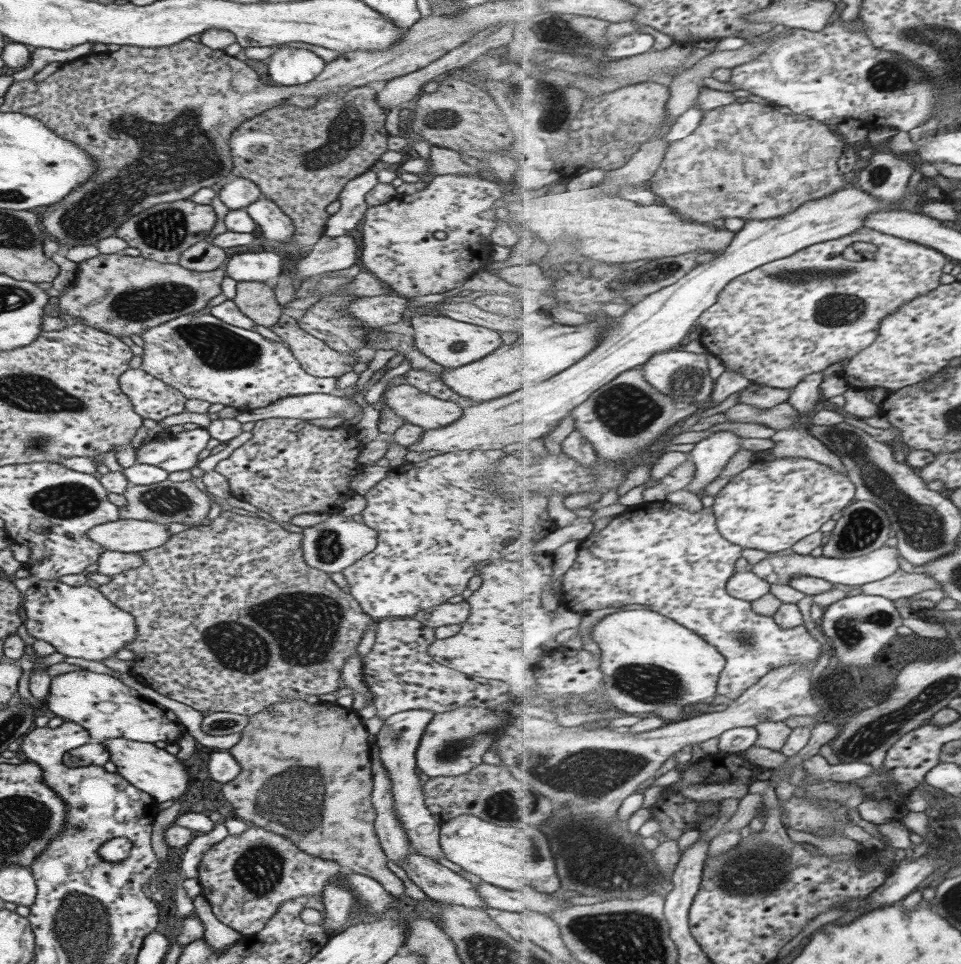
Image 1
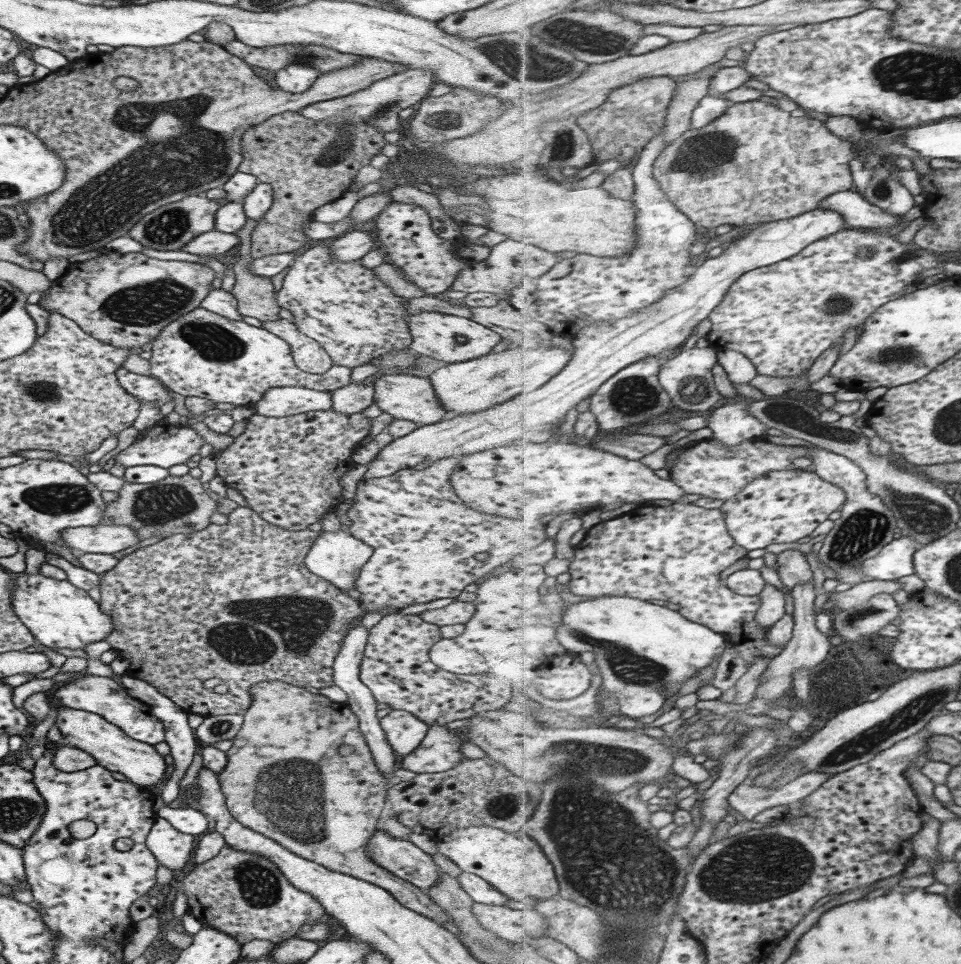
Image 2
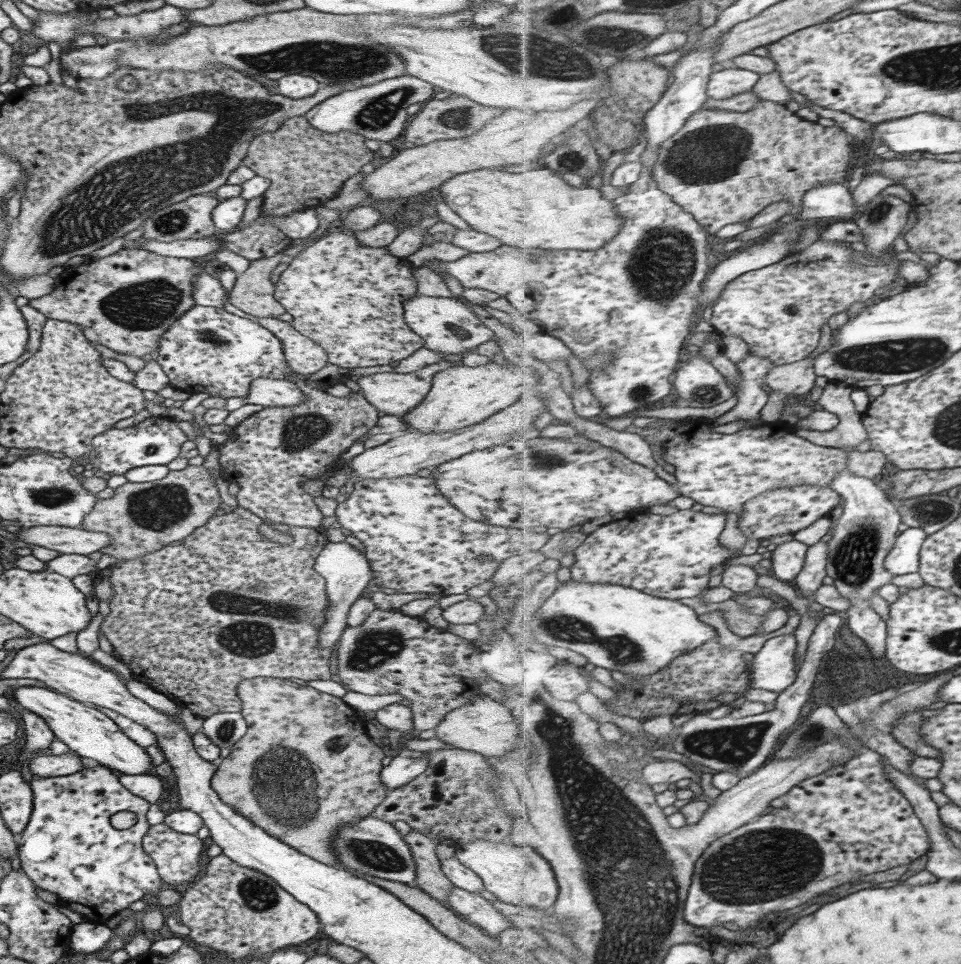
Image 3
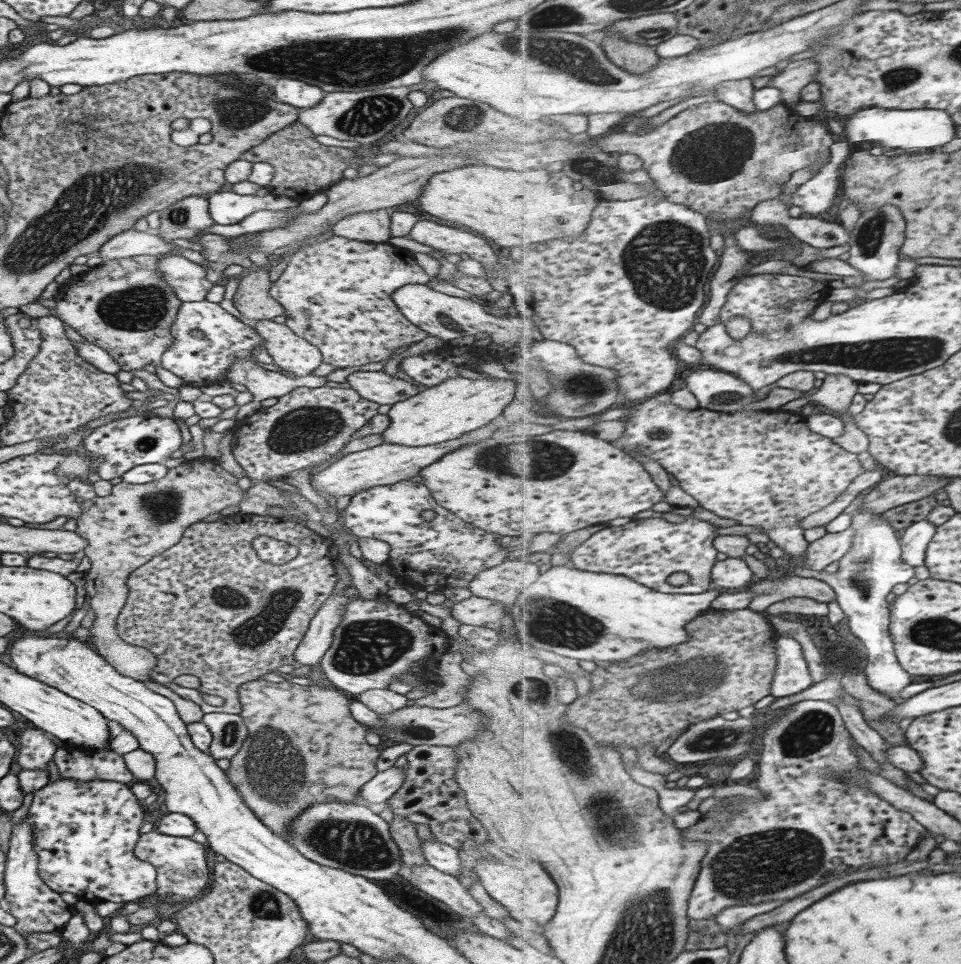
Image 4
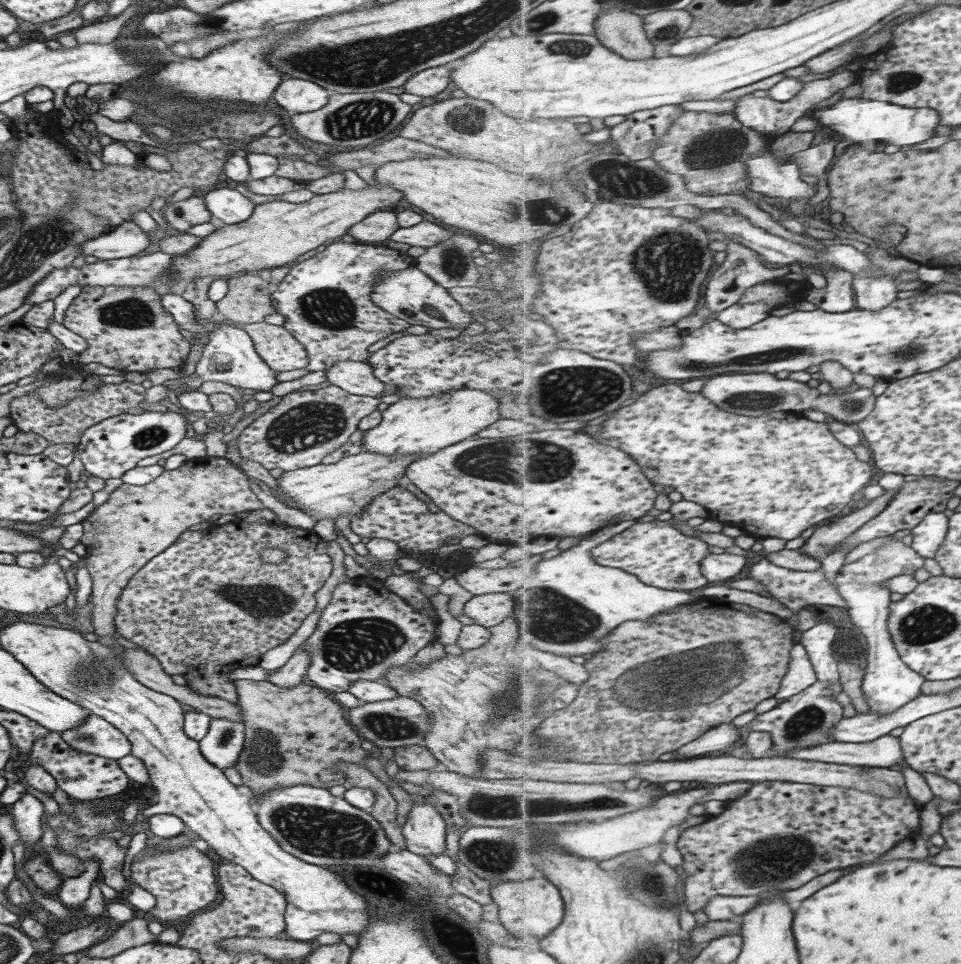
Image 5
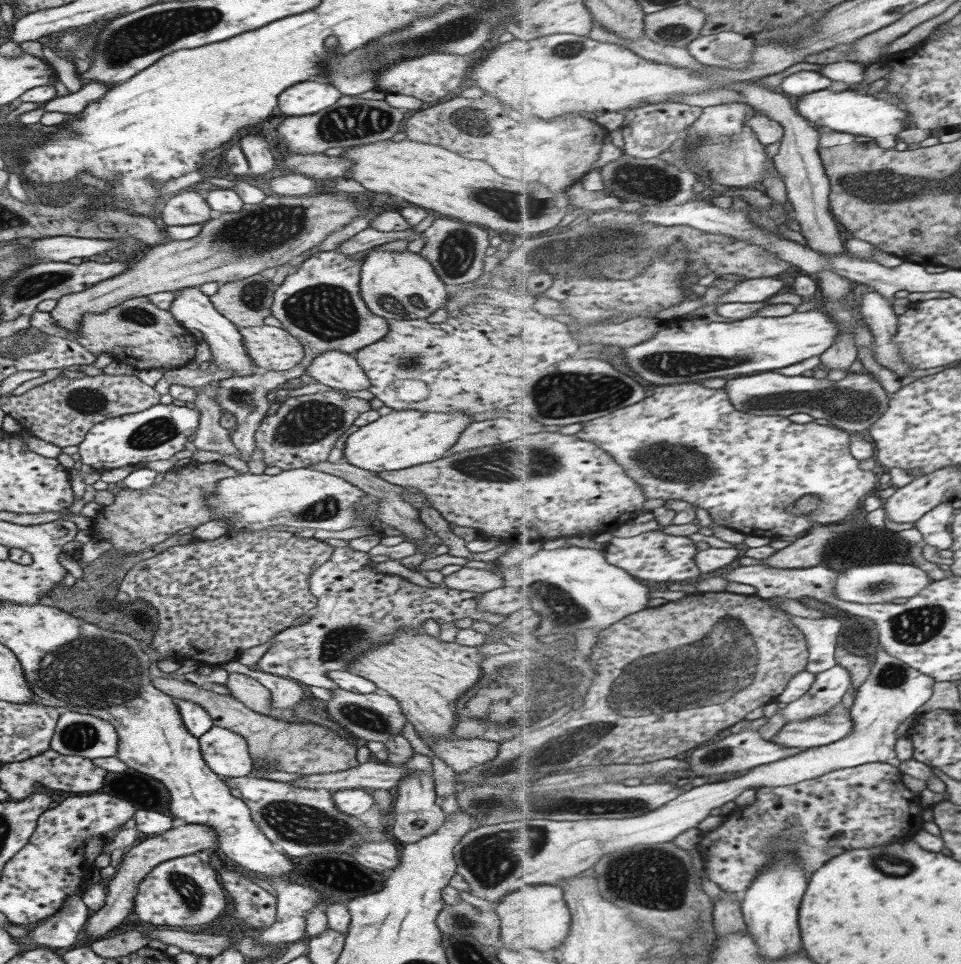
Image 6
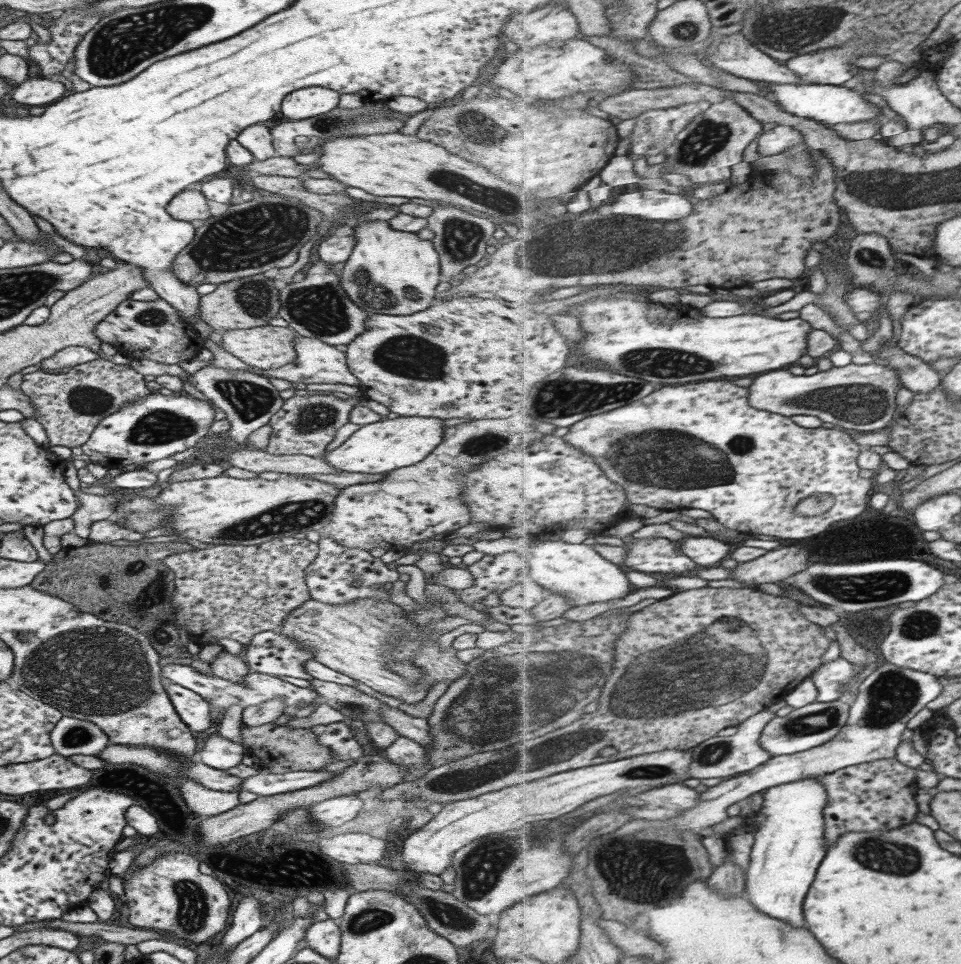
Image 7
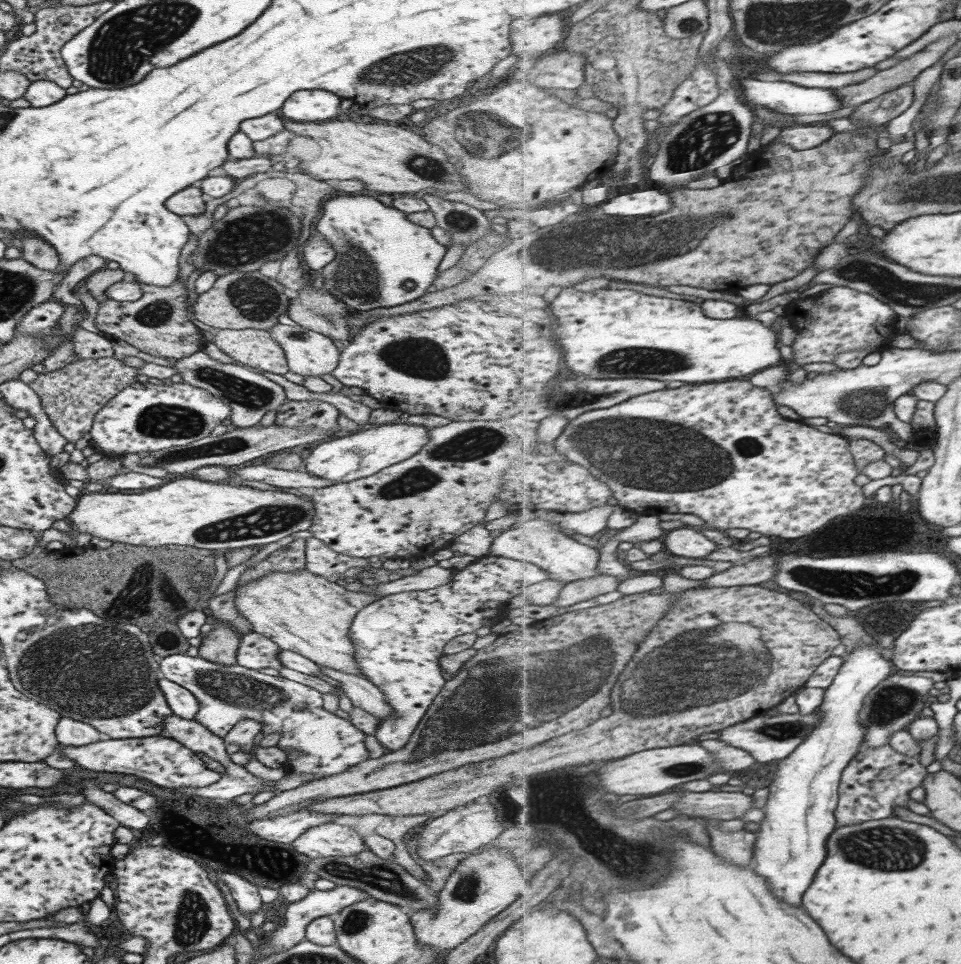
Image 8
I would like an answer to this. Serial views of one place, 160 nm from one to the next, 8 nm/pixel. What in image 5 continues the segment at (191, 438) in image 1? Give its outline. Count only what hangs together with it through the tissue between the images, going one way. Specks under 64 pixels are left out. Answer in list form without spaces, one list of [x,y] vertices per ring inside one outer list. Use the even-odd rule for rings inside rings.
[[[175,412],[119,414],[85,429],[75,442],[75,454],[89,474],[103,480],[120,478],[125,471],[135,468],[139,460],[175,448],[187,435],[188,425],[185,416]]]

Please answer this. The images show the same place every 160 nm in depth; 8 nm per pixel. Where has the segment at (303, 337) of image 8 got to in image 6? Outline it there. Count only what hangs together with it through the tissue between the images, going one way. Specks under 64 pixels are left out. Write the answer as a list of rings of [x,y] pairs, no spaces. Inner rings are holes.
[[[337,350],[317,354],[304,368],[304,374],[337,390],[365,390],[369,386],[368,378],[355,358]],[[175,367],[163,370],[162,377],[152,386],[160,395],[167,394],[170,384],[180,384],[189,388],[204,387],[213,380],[221,380],[231,377],[235,373],[226,369],[195,369],[190,370],[185,367]]]

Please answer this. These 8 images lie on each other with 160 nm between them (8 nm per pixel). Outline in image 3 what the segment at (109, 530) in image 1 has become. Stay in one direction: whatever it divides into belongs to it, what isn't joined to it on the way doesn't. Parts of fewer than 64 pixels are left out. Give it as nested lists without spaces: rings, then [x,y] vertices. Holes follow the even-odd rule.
[[[34,526],[20,528],[14,534],[25,544],[35,544],[55,552],[55,554],[78,554],[87,556],[91,552],[108,545],[108,534],[99,531],[83,530],[80,527]]]

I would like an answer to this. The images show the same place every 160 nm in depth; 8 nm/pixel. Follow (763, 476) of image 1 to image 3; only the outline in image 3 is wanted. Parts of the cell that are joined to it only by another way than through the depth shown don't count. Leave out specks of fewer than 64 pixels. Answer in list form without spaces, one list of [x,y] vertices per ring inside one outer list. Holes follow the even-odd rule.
[[[784,486],[777,490],[761,493],[757,498],[750,500],[744,506],[744,511],[739,514],[739,528],[748,536],[744,546],[744,554],[755,554],[761,540],[781,534],[795,534],[813,522],[828,517],[829,512],[838,504],[843,504],[842,495],[830,486]]]

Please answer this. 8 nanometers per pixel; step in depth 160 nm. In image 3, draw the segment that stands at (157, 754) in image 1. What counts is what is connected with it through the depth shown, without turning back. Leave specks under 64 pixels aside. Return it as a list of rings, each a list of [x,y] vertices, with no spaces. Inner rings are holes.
[[[19,686],[12,689],[11,696],[17,706],[37,714],[49,727],[56,740],[60,740],[69,751],[75,752],[85,761],[95,762],[119,774],[153,774],[153,763],[143,747],[127,738],[119,727],[95,707],[70,699],[66,695],[48,688]]]

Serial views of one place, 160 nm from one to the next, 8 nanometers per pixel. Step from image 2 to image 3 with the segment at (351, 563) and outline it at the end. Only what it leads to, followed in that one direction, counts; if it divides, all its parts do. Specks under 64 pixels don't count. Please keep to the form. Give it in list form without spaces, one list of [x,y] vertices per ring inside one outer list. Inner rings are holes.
[[[326,541],[325,546],[313,560],[313,567],[325,581],[325,594],[328,605],[324,612],[323,624],[318,630],[318,646],[323,648],[334,647],[336,641],[347,626],[348,610],[357,600],[357,597],[366,592],[366,588],[372,580],[368,561],[363,553],[360,553],[353,546],[342,542]]]

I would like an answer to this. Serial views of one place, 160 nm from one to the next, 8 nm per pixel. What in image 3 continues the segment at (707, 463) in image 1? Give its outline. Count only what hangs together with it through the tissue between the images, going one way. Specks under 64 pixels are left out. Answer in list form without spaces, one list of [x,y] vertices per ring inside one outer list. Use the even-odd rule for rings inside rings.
[[[749,353],[737,366],[740,371],[740,382],[735,386],[736,405],[711,422],[718,426],[743,420],[746,423],[742,430],[765,426],[767,423],[763,421],[762,410],[770,397],[770,393],[765,390],[766,378],[775,367],[775,363]]]

